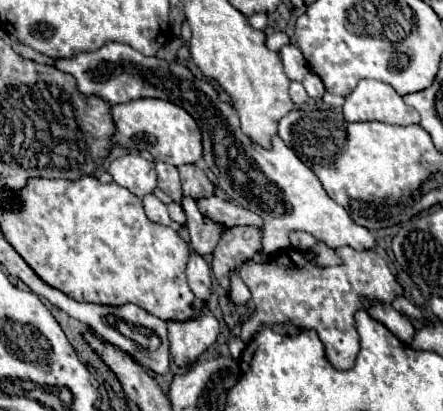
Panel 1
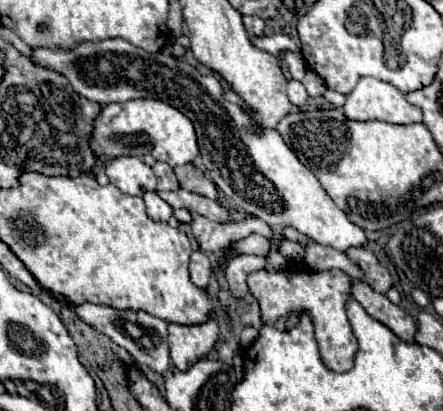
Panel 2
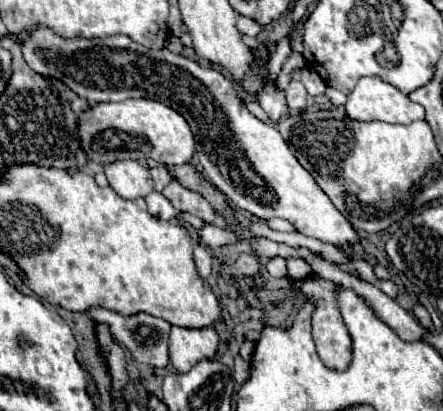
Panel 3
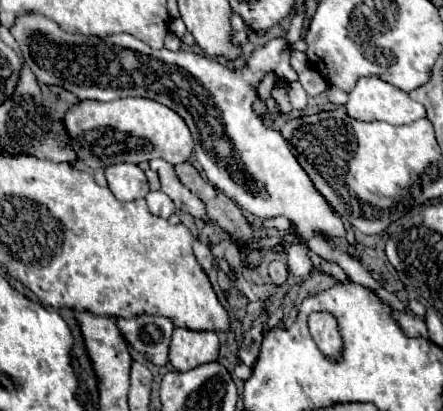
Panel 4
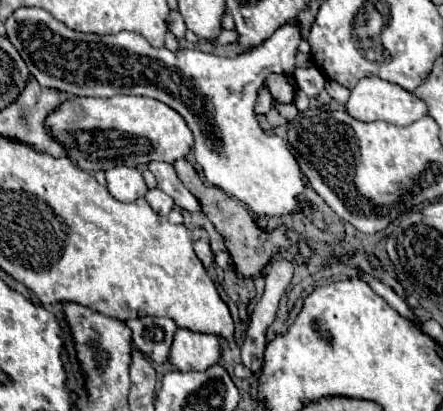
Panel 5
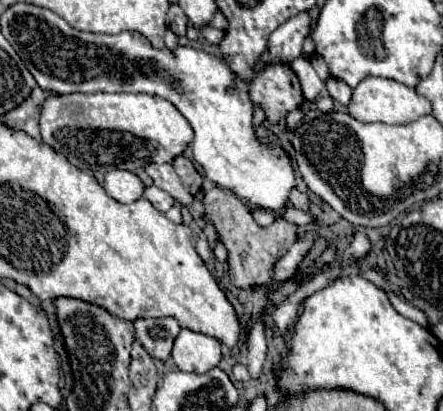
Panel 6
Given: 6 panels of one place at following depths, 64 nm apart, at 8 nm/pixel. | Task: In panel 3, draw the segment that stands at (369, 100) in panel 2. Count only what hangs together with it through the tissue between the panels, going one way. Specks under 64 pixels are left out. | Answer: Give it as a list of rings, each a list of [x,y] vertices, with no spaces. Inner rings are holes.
[[[360,78],[348,94],[346,114],[352,120],[382,120],[390,124],[410,124],[424,120],[424,108],[392,84],[380,78]]]

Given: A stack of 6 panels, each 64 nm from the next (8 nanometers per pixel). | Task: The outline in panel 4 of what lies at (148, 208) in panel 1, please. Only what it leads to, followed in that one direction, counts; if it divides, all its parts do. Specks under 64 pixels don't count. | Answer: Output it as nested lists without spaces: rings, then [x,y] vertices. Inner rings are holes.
[[[148,192],[146,202],[148,202],[150,212],[156,214],[156,216],[160,216],[160,218],[170,218],[176,212],[172,200],[164,192]]]

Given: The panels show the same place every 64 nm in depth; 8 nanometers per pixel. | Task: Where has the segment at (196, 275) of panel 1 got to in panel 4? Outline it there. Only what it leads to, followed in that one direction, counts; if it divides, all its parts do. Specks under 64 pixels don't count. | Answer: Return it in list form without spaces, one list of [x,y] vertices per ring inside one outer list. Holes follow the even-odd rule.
[[[196,240],[196,242],[194,242],[194,256],[196,256],[198,264],[202,266],[202,270],[208,274],[208,272],[210,272],[210,268],[214,266],[214,258],[212,258],[210,248],[208,248],[206,244],[202,244],[200,240]]]

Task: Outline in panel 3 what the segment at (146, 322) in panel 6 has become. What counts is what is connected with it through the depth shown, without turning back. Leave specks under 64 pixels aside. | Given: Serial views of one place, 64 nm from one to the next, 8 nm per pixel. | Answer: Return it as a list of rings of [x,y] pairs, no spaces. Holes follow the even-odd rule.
[[[92,306],[86,312],[96,324],[106,324],[110,334],[114,336],[114,340],[120,346],[128,348],[138,362],[154,366],[154,368],[166,368],[168,366],[168,332],[170,332],[170,324],[166,320],[150,316],[146,312],[138,312],[138,314],[132,314],[132,316],[122,316],[114,310],[98,308],[98,306]]]

